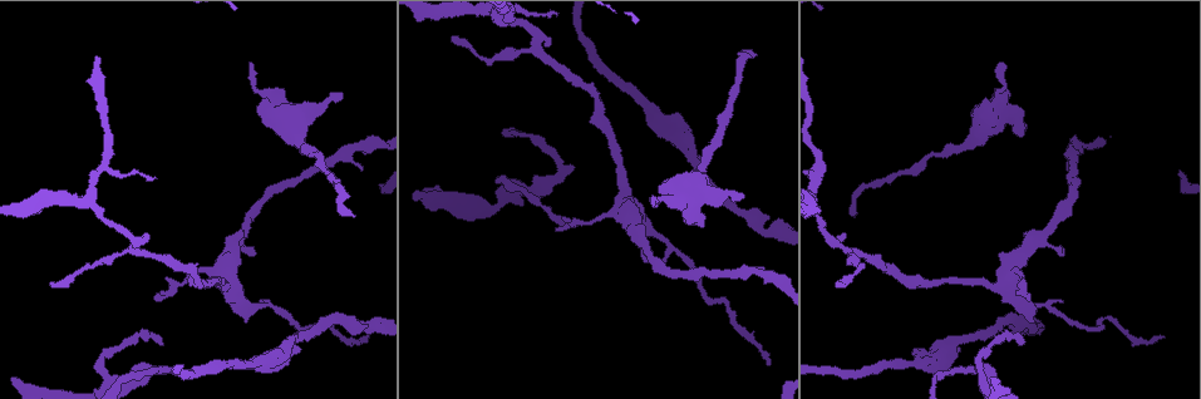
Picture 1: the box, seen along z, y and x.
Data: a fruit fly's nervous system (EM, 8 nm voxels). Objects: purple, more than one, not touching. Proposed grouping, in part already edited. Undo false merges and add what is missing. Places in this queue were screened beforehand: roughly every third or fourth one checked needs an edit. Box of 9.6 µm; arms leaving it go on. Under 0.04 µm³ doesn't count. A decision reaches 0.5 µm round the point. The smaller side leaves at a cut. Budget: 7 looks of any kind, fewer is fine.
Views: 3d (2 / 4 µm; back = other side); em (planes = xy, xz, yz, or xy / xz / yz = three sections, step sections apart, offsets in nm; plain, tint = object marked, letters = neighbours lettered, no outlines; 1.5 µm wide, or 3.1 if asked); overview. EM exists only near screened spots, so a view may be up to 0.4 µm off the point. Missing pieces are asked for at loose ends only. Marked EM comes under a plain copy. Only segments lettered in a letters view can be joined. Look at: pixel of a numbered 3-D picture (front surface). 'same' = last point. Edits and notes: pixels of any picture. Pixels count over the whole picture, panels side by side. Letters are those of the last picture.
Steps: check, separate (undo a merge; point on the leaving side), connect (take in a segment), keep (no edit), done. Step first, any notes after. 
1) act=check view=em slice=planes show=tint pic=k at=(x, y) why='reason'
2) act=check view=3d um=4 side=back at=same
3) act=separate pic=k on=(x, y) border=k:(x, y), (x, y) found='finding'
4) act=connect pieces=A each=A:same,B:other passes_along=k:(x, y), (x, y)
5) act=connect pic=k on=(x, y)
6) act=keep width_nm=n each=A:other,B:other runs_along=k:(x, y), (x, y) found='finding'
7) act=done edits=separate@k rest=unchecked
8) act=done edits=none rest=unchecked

act=check view=em slice=planes show=letters pic=1 at=(352, 216) why='tapers out'

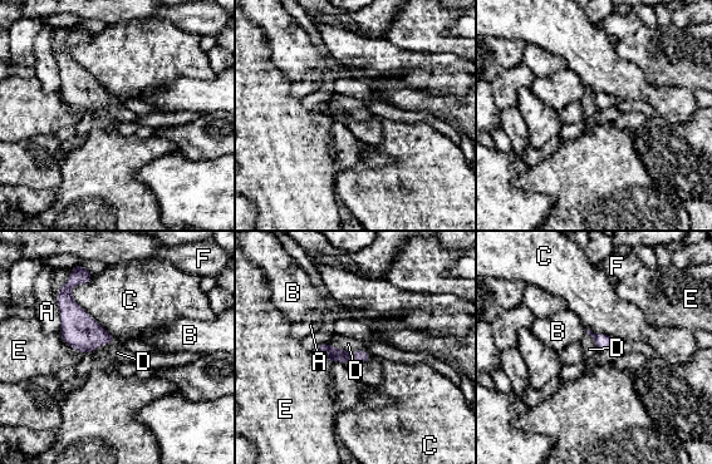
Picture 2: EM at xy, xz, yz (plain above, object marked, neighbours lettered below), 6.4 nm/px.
act=connect pieces=D width_nm=80 each=A:other,B:other,C:other,D:same,E:other,F:other passes_along=2:(324, 349), (349, 353), (348, 344) found='it goes on there'

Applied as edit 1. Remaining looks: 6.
act=check view=overview

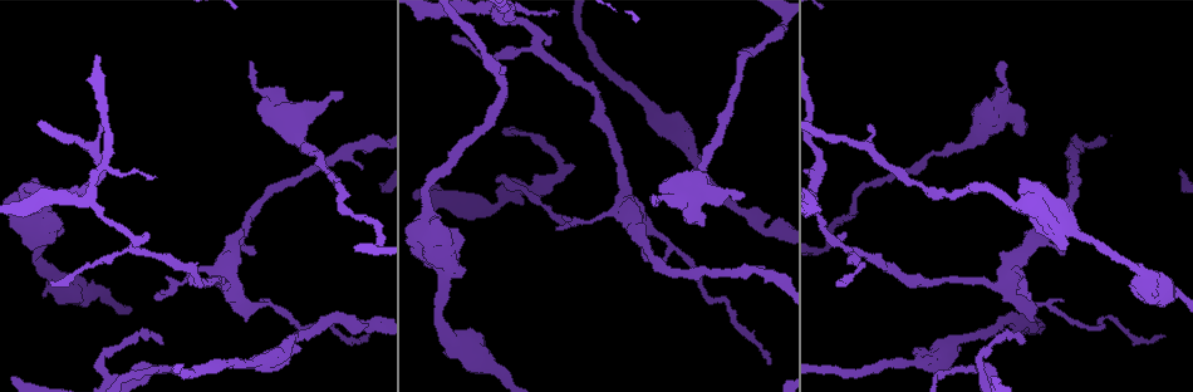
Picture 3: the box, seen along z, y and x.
act=check view=3d um=4 pic=3 at=(160, 371) why='abrupt turn'

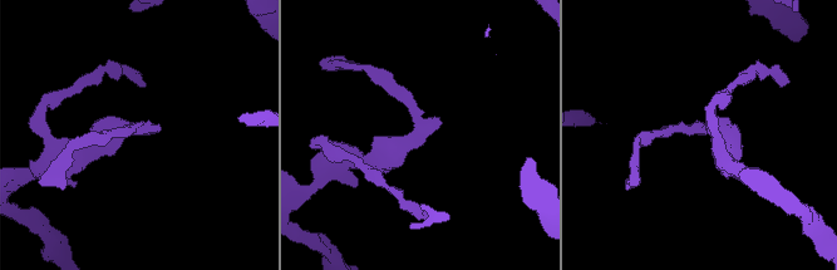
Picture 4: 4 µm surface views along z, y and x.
act=check view=em um=3.1 slice=planes show=letters pic=4 at=(695, 130) why='need the tissue'

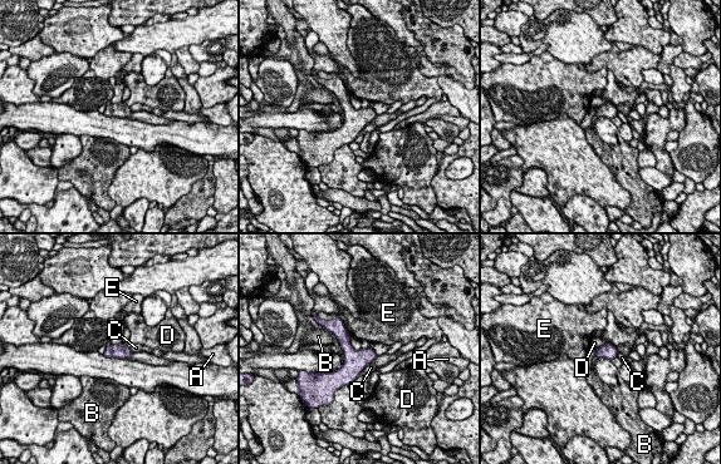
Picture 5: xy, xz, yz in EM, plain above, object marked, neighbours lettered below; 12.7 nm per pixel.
act=keep width_nm=190 each=A:other,B:other,C:other,D:other,E:other border=5:(348, 384), (344, 384), (333, 393) found='continuous, no second neuron'

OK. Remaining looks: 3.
act=check view=3d um=4 pic=3 at=(915, 351) why='free end'

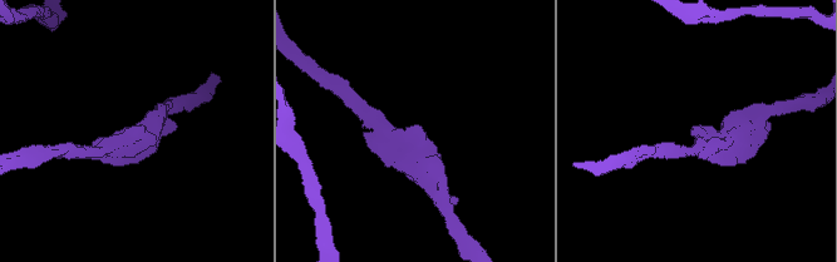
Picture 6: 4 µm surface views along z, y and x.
act=check view=em slice=yz step=8 show=letters pic=6 at=(140, 125) why='need the tissue'

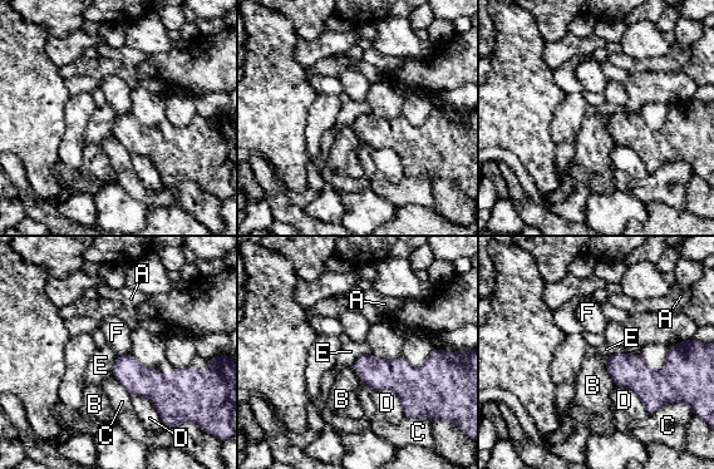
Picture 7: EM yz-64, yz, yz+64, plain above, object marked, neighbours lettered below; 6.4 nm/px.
act=check view=em slice=planes show=letters at=same

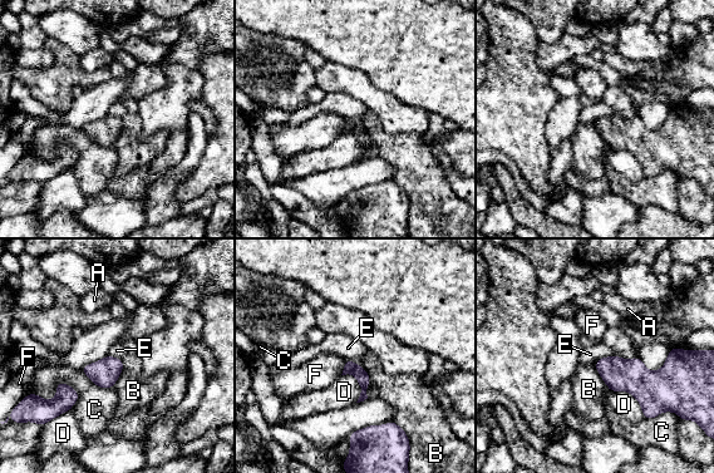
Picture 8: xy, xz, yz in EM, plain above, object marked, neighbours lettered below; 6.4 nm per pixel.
act=keep longest_contact=D:300nm each=A:other,B:other,C:other,D:other,E:other,F:other border=8:(609, 389), (628, 390), (644, 417) found='none of them fits'

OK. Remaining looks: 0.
act=done edits=connect@2 rest=unchecked

